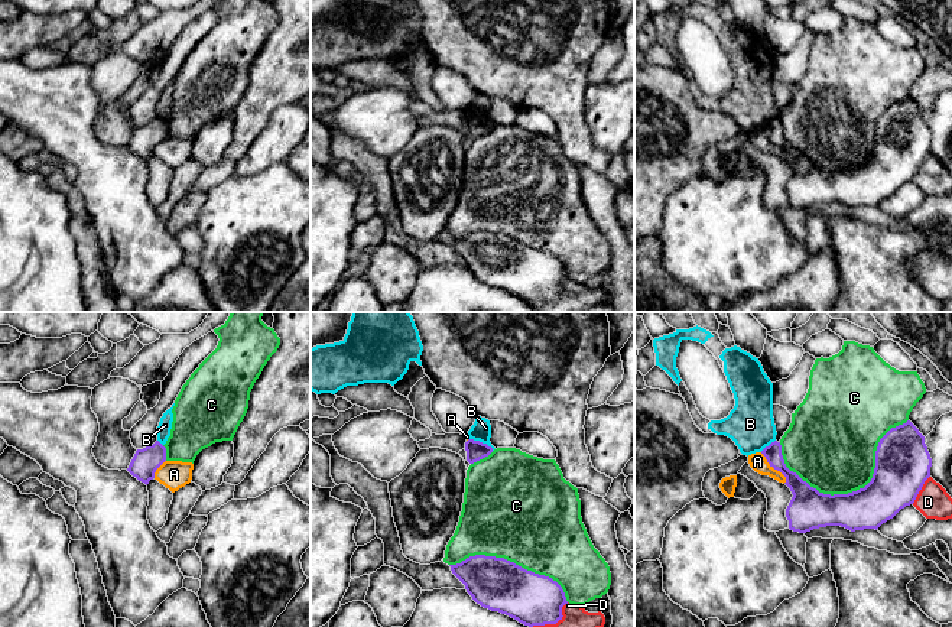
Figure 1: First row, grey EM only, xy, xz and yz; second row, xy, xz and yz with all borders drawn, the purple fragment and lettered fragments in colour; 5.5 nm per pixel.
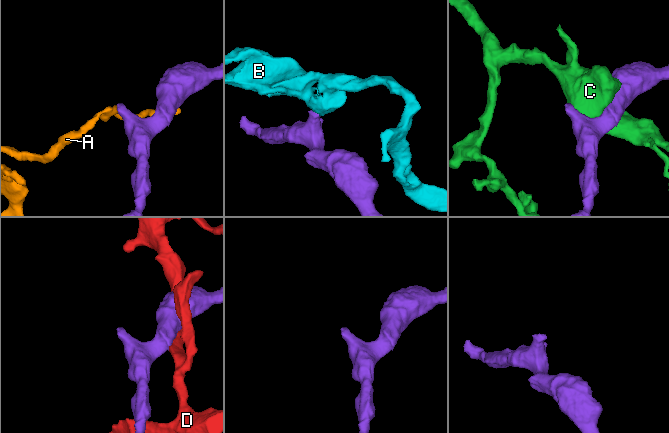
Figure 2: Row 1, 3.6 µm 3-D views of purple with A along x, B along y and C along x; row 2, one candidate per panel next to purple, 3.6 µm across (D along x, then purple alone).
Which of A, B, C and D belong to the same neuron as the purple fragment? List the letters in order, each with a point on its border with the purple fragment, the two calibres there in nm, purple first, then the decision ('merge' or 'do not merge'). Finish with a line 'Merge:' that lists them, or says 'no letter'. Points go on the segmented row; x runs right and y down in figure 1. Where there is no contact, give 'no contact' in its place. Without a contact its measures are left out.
A: contact yz (775, 468); calibres 160 and 100 nm; do not merge
B: contact xz (481, 442); calibres 110 and 110 nm; do not merge
C: contact yz (857, 490); calibres 280 and 460 nm; do not merge
D: contact yz (920, 489); calibres 300 and 180 nm; do not merge
Merge: no letter

